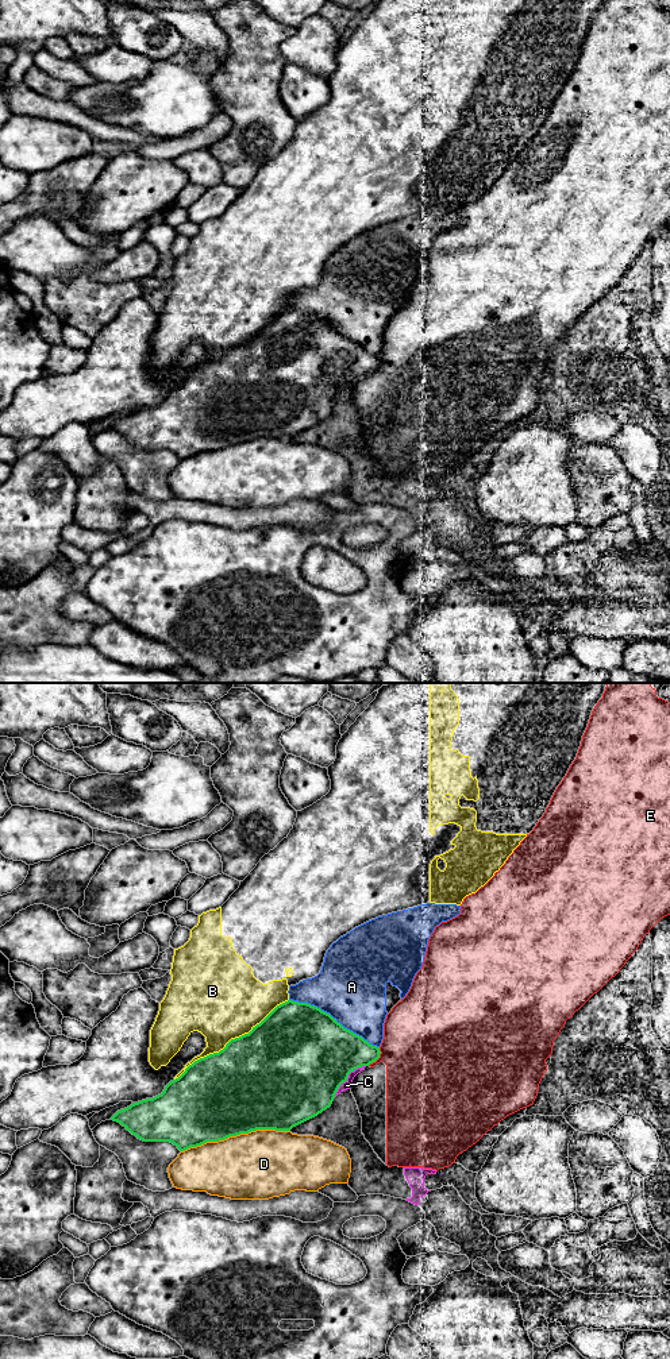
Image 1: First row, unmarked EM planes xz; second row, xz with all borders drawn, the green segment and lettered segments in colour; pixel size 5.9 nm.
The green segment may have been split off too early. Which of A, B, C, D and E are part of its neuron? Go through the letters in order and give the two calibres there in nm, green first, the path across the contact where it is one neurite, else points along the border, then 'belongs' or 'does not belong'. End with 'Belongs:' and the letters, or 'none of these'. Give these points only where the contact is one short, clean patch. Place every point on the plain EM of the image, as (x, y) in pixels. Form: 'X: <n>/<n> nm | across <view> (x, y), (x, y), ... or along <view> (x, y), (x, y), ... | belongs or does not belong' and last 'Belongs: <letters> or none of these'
A: 500/420 nm | does not belong
B: 480/480 nm | does not belong
C: 480/50 nm | does not belong
D: 500/420 nm | does not belong
E: 300/440 nm | does not belong
Belongs: none of these

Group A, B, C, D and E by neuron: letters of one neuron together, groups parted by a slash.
A / B / C / D / E

